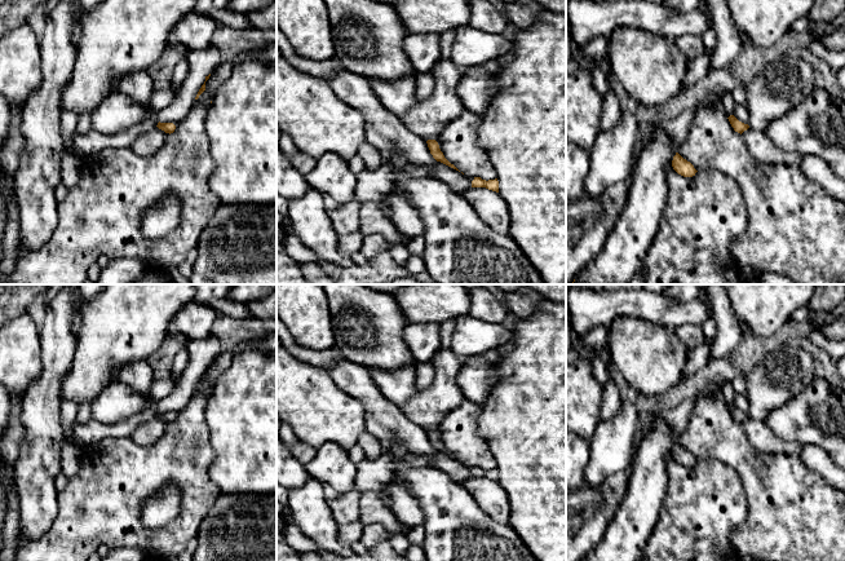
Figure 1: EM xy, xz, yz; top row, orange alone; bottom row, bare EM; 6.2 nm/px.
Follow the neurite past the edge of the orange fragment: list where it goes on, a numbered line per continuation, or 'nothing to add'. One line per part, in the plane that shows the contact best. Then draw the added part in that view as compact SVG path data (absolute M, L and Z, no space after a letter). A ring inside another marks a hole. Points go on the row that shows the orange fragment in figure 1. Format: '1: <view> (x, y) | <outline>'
1: xy (203, 62) | M214 48L194 49L186 53L190 72L181 85L174 101L160 111L160 123L173 123L177 125L186 118L195 97L205 81L205 78L214 71L220 63L220 52Z

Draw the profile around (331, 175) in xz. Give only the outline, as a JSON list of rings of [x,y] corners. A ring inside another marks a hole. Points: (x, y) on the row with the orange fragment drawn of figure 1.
[[[335,153],[322,155],[305,178],[311,189],[331,195],[340,204],[354,200],[357,176],[349,169],[348,162]]]

